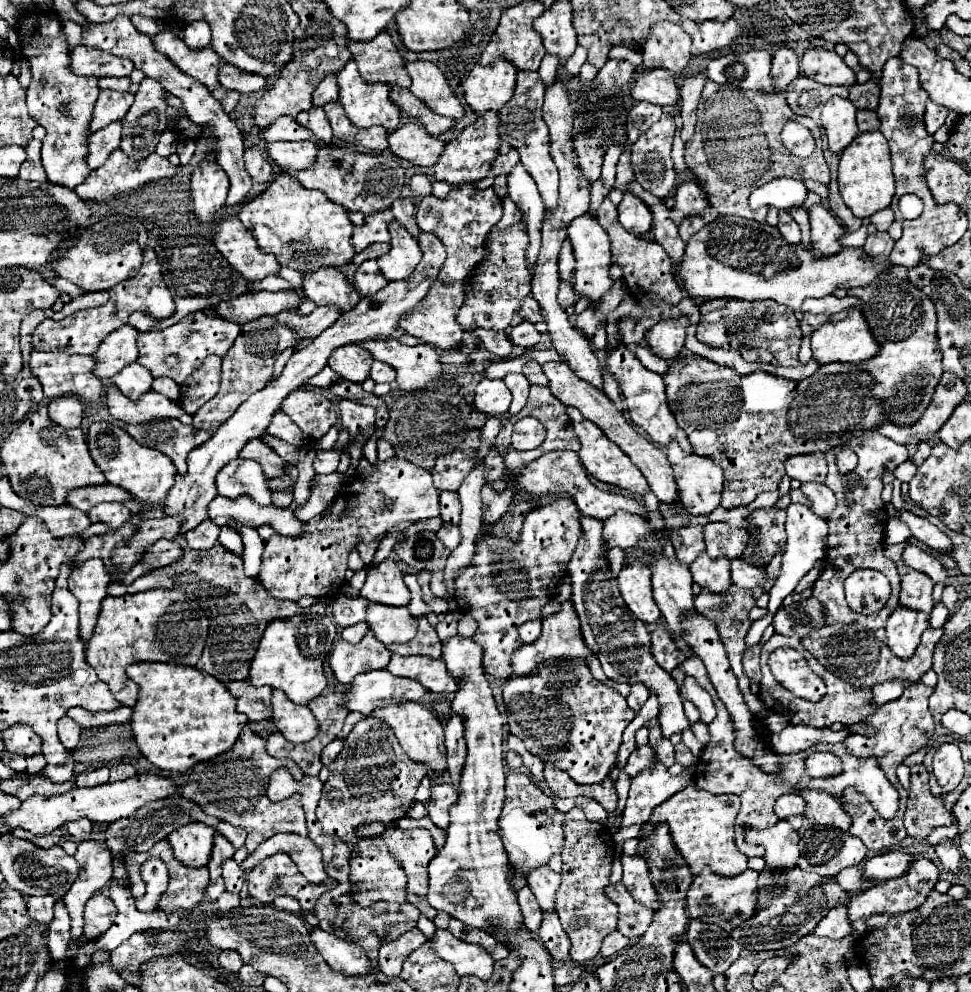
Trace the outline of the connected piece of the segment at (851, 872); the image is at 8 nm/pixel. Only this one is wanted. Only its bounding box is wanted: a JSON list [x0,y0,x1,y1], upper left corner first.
[834,866,862,890]

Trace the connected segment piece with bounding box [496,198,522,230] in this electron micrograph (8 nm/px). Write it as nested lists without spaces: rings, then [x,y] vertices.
[[[504,198],[502,200],[502,204],[504,204],[504,216],[502,216],[502,220],[496,224],[496,228],[498,230],[502,230],[502,228],[508,228],[508,226],[512,226],[512,224],[516,224],[522,216],[520,216],[520,210],[516,208],[516,204],[510,200],[510,198]]]

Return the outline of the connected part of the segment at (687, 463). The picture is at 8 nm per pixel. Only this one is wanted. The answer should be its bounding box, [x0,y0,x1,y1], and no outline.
[666,442,722,516]

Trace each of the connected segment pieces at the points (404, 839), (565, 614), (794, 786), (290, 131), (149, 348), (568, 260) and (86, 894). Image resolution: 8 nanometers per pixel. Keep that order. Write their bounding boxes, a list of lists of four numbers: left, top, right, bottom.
[[382,828,436,896],[512,600,594,676],[680,656,844,856],[264,116,314,142],[138,312,240,384],[558,238,574,280],[66,842,112,958]]

